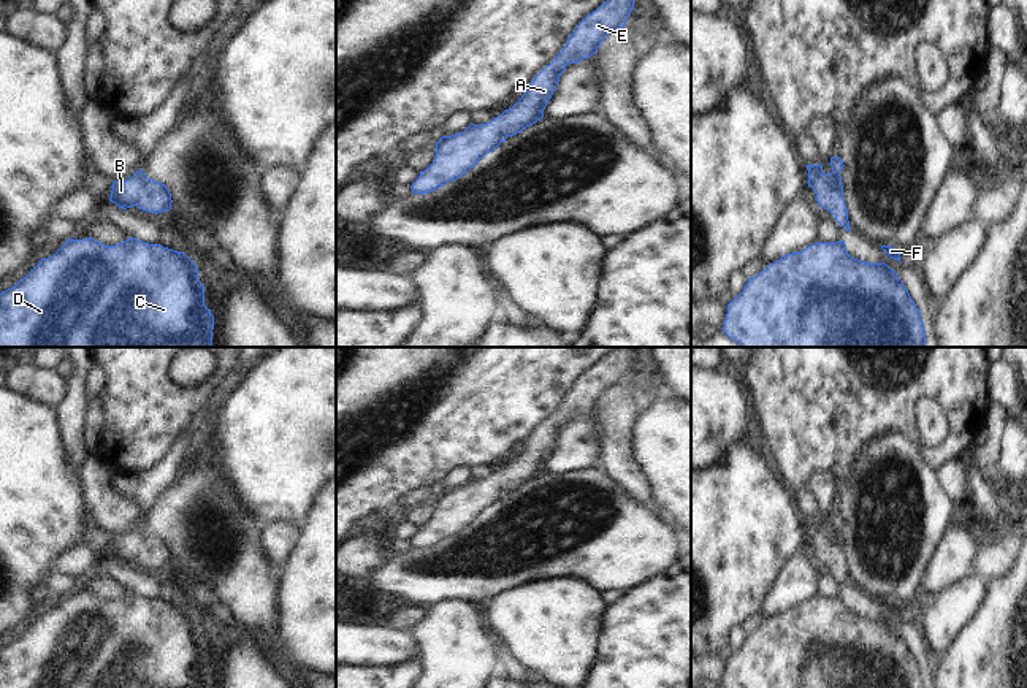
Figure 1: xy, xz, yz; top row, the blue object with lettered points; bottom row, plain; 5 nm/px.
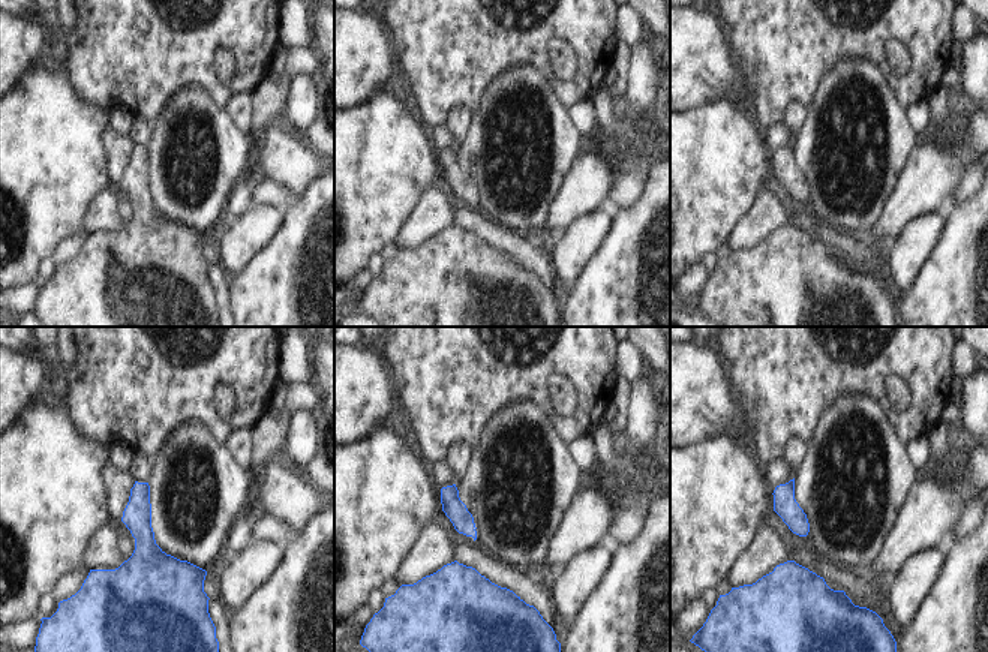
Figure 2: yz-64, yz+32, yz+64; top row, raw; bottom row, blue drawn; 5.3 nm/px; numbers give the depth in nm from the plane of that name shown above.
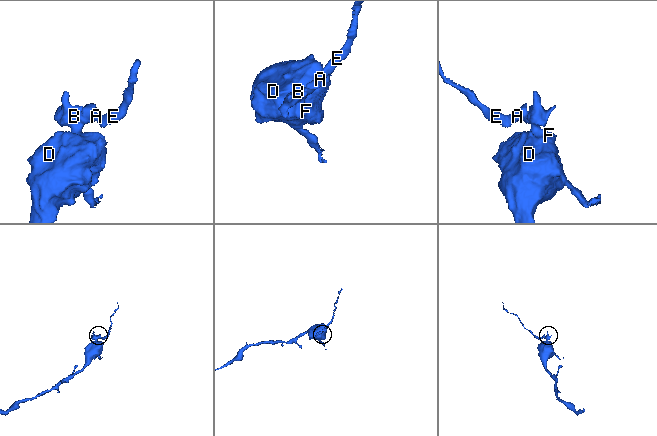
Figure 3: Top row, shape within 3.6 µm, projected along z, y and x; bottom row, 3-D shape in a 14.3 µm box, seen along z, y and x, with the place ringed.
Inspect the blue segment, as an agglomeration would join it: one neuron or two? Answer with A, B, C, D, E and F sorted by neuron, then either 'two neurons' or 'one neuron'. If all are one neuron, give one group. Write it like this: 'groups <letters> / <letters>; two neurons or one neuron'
groups A B C D E F; one neuron

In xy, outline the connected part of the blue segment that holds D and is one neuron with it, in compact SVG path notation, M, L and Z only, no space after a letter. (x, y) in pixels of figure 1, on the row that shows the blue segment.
M94 238L67 239L49 258L40 263L14 287L0 293L0 347L212 347L214 315L204 306L204 285L198 281L198 266L184 254L136 238L105 246Z

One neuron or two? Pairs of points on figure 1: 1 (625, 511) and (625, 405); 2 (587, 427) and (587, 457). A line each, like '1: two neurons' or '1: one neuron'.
1: two neurons
2: one neuron

